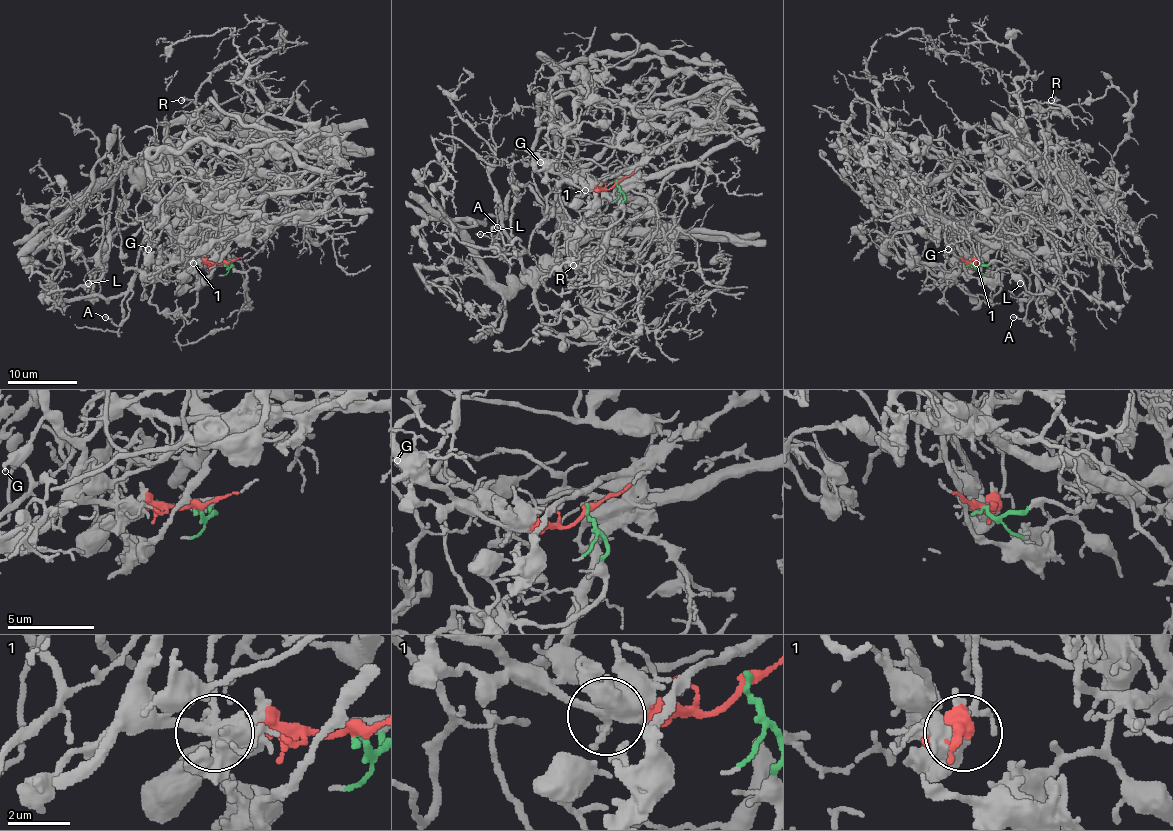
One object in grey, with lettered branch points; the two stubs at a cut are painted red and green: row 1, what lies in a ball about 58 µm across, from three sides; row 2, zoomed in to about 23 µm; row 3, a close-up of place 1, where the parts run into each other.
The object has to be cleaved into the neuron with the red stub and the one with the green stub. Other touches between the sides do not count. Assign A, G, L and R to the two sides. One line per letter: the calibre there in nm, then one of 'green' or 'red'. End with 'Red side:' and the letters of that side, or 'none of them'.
A: 160 nm thick; red
G: 280 nm thick; red
L: 120 nm thick; green
R: 220 nm thick; green
Red side: A, G

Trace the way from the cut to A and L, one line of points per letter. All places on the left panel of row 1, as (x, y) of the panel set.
A: (224, 265), (167, 265), (148, 235), (141, 242), (129, 313), (116, 326), (104, 317)
L: (224, 265), (177, 251), (160, 218), (172, 192), (162, 176), (144, 178), (89, 284)

